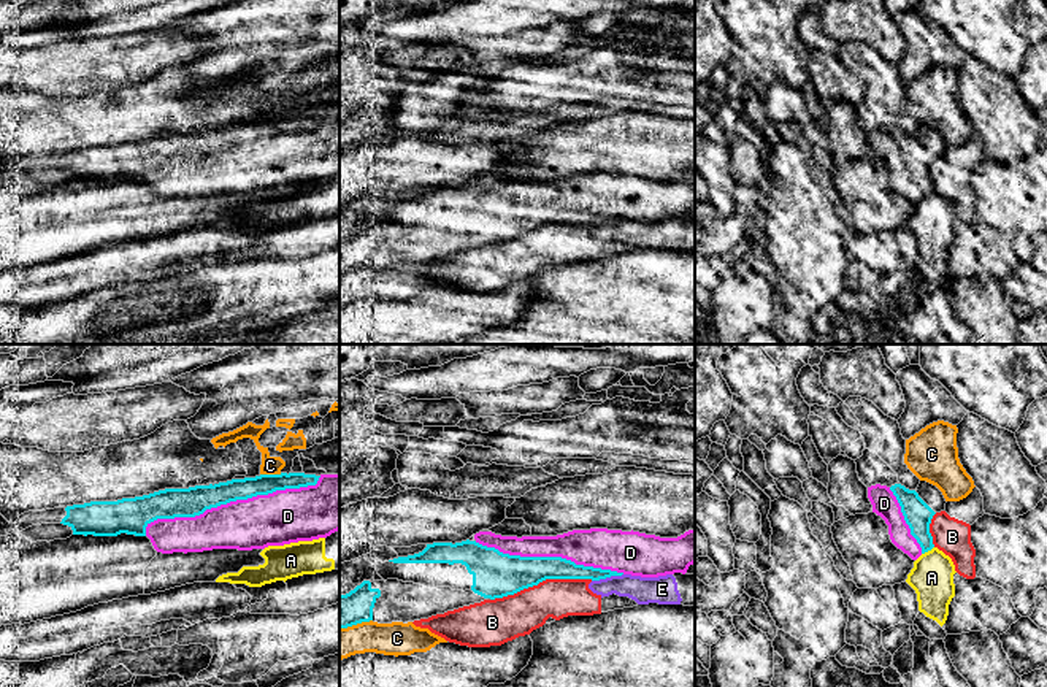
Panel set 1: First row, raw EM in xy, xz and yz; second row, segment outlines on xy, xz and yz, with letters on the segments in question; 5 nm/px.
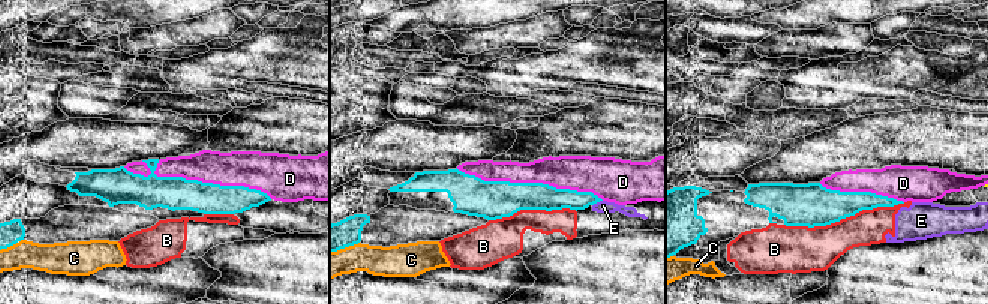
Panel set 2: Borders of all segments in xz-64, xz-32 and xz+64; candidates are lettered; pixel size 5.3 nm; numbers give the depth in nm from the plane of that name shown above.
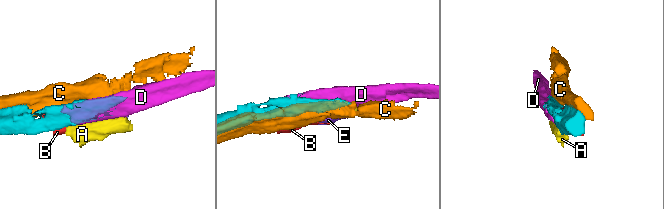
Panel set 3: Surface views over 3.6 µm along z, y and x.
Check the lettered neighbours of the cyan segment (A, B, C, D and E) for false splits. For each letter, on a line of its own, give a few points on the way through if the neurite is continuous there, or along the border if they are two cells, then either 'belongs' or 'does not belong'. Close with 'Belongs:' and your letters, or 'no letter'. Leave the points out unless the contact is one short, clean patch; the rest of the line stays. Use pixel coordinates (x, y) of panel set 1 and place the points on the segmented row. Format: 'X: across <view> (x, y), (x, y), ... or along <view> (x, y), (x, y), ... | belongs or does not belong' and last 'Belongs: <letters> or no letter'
A: does not belong
B: does not belong
C: does not belong
D: belongs
E: along xz (622, 573), (592, 581) | does not belong
Belongs: D

